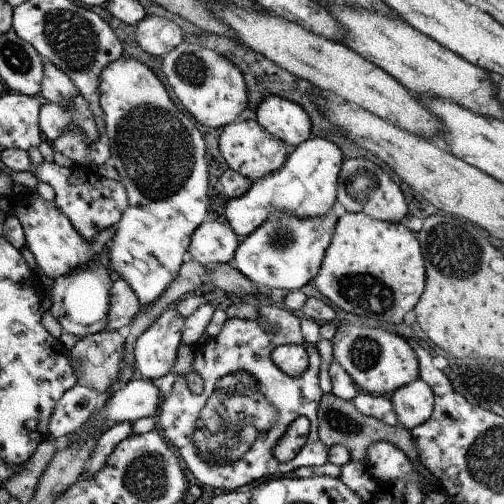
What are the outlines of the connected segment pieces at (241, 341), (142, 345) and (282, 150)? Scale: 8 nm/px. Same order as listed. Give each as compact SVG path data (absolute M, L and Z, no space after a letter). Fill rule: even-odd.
M271 305L259 306L258 316L254 320L228 318L218 335L194 347L192 366L203 380L202 392L194 394L186 386L184 376L176 375L172 394L163 397L156 418L160 422L161 434L177 454L180 454L181 459L186 462L186 468L194 474L200 485L208 484L220 490L236 490L239 486L252 485L271 477L291 476L298 468L328 463L328 446L324 446L318 438L318 406L325 393L319 385L320 354L316 345L308 344L302 336L300 320L292 311ZM285 344L304 346L310 354L308 368L302 372L302 376L288 376L272 362L272 351ZM298 417L309 420L308 438L296 458L288 464L282 464L276 460L272 450Z
M167 308L134 343L134 367L157 382L174 368L186 318L176 308Z
M256 119L236 120L223 127L220 136L220 152L229 168L253 181L260 180L274 170L280 170L294 152L294 146L286 146L280 138L264 130Z

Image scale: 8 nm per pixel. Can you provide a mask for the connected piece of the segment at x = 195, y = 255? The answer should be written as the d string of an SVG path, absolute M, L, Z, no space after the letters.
M212 216L194 230L188 246L188 259L204 265L228 263L241 243L227 222L218 222Z

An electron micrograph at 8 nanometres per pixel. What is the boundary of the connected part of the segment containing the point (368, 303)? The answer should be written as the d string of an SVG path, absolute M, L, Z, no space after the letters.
M356 212L338 219L312 285L346 312L400 324L422 296L425 282L426 266L417 234L402 223L380 221Z

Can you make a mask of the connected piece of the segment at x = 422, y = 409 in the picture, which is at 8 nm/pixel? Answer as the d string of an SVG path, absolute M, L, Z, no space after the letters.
M419 378L395 390L390 400L399 424L411 431L430 418L435 396L430 386Z

